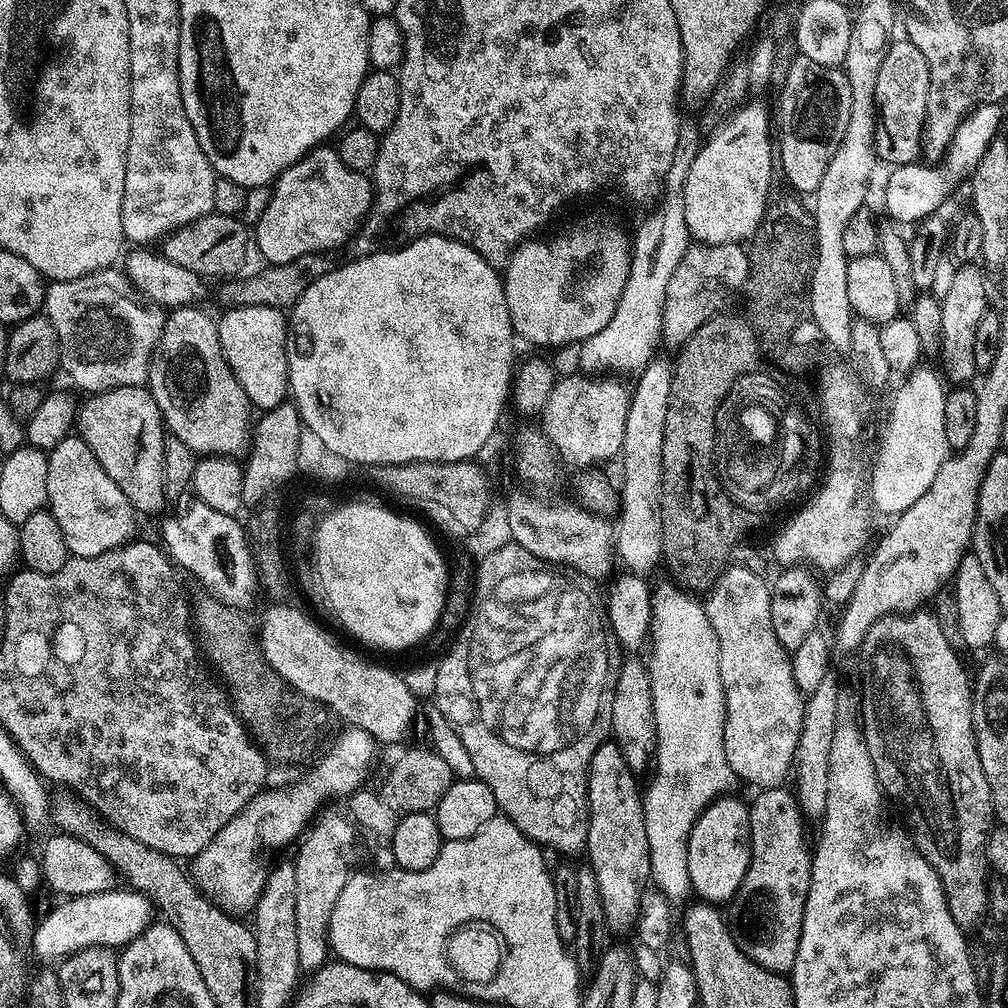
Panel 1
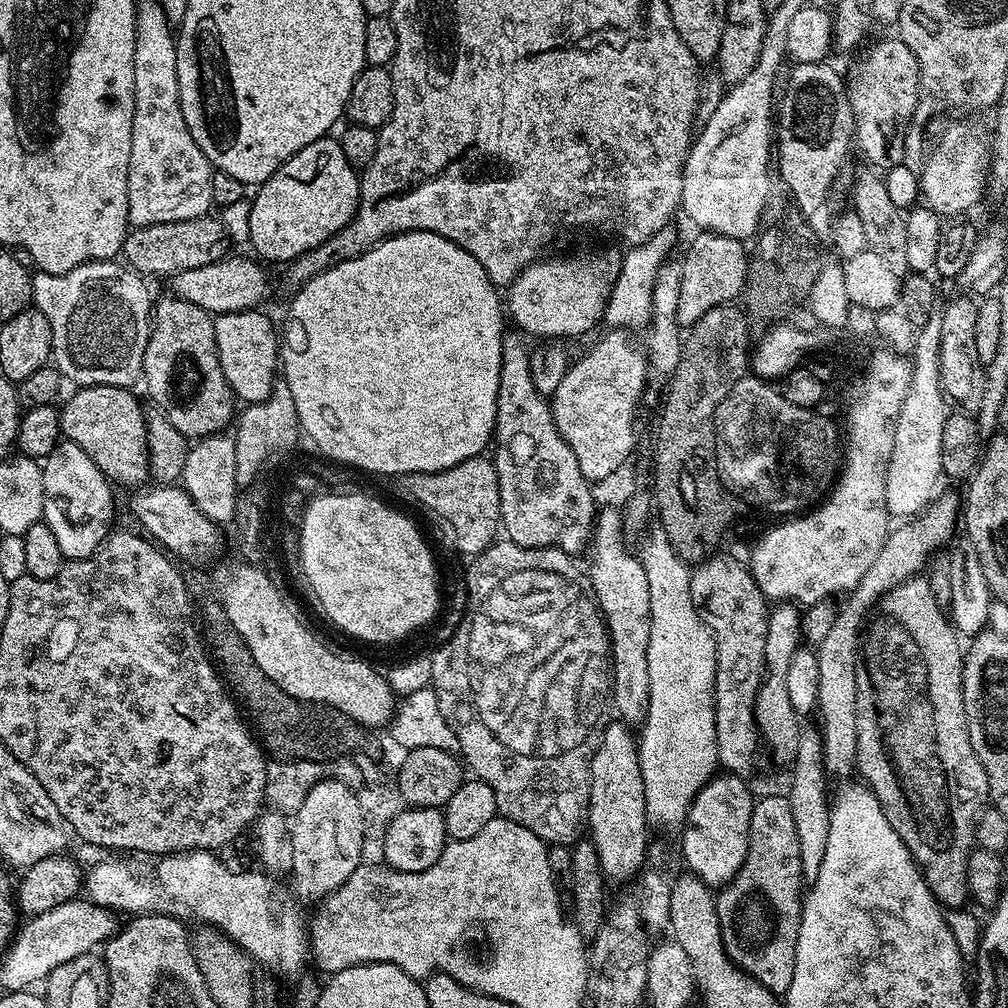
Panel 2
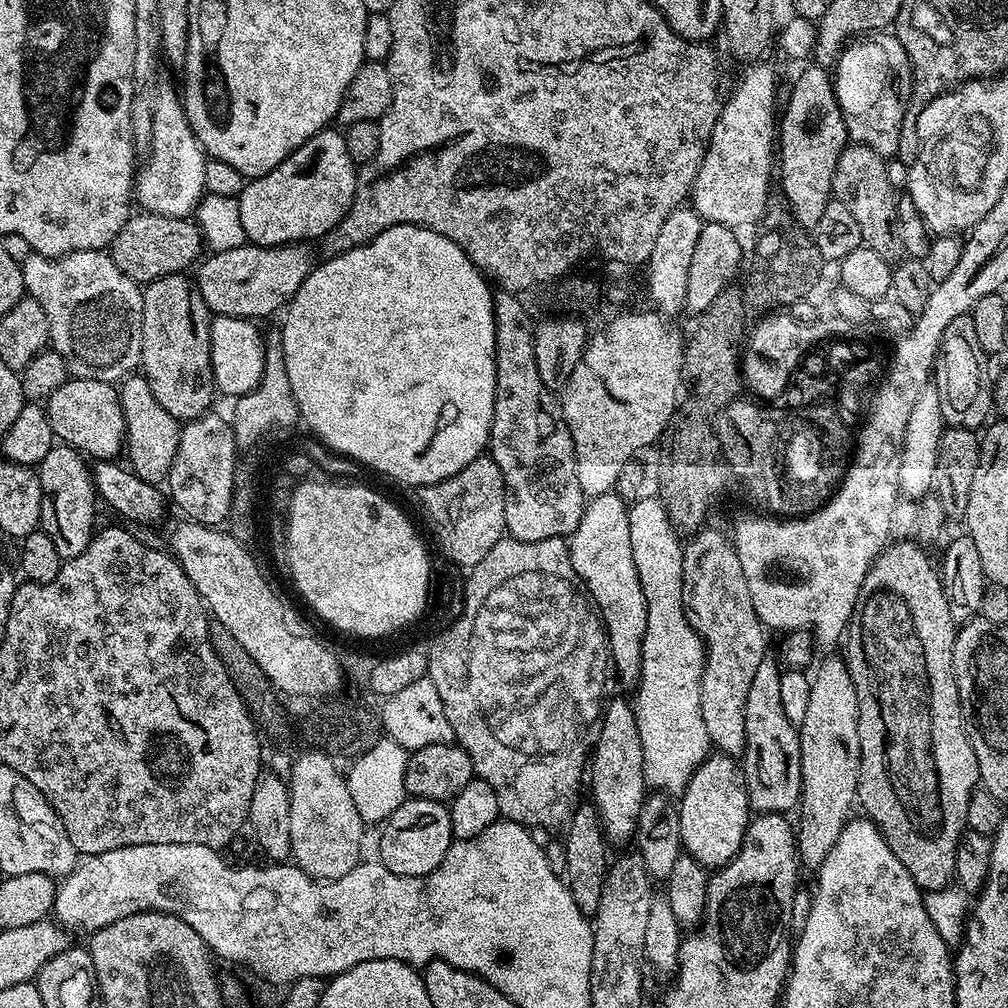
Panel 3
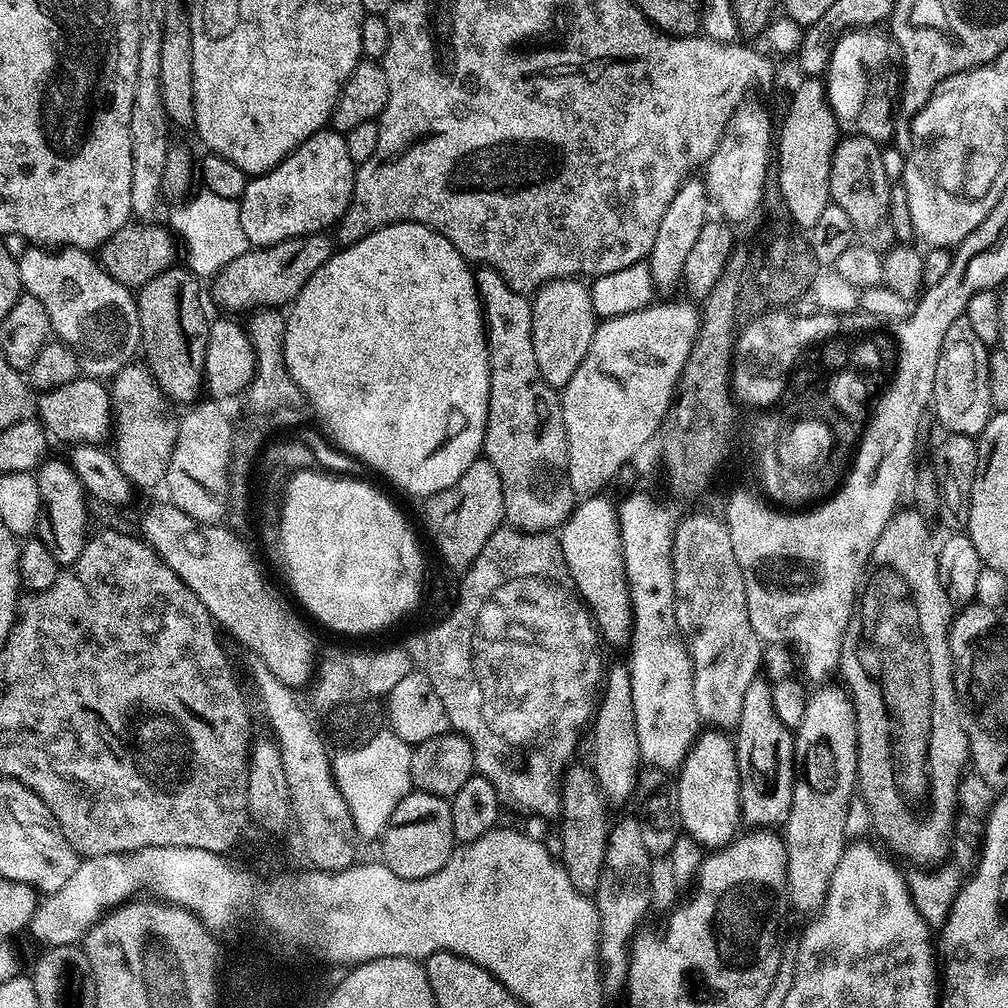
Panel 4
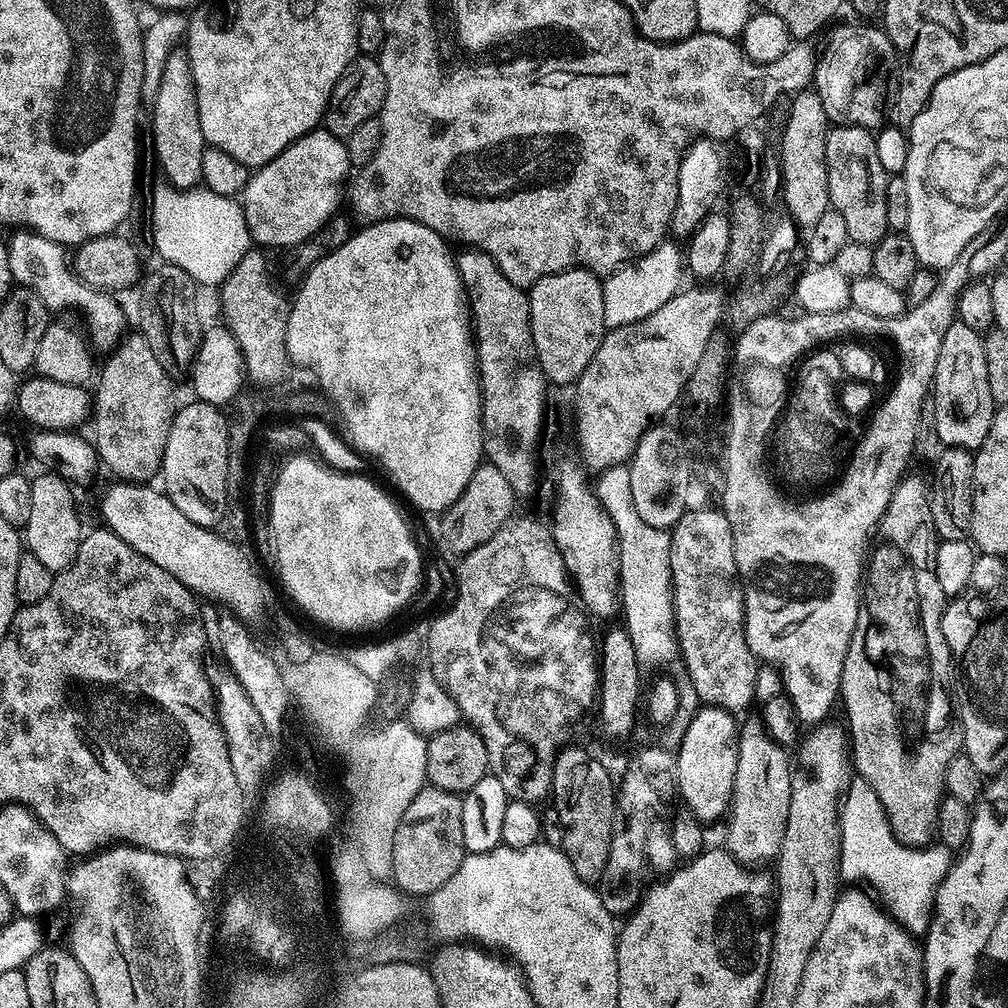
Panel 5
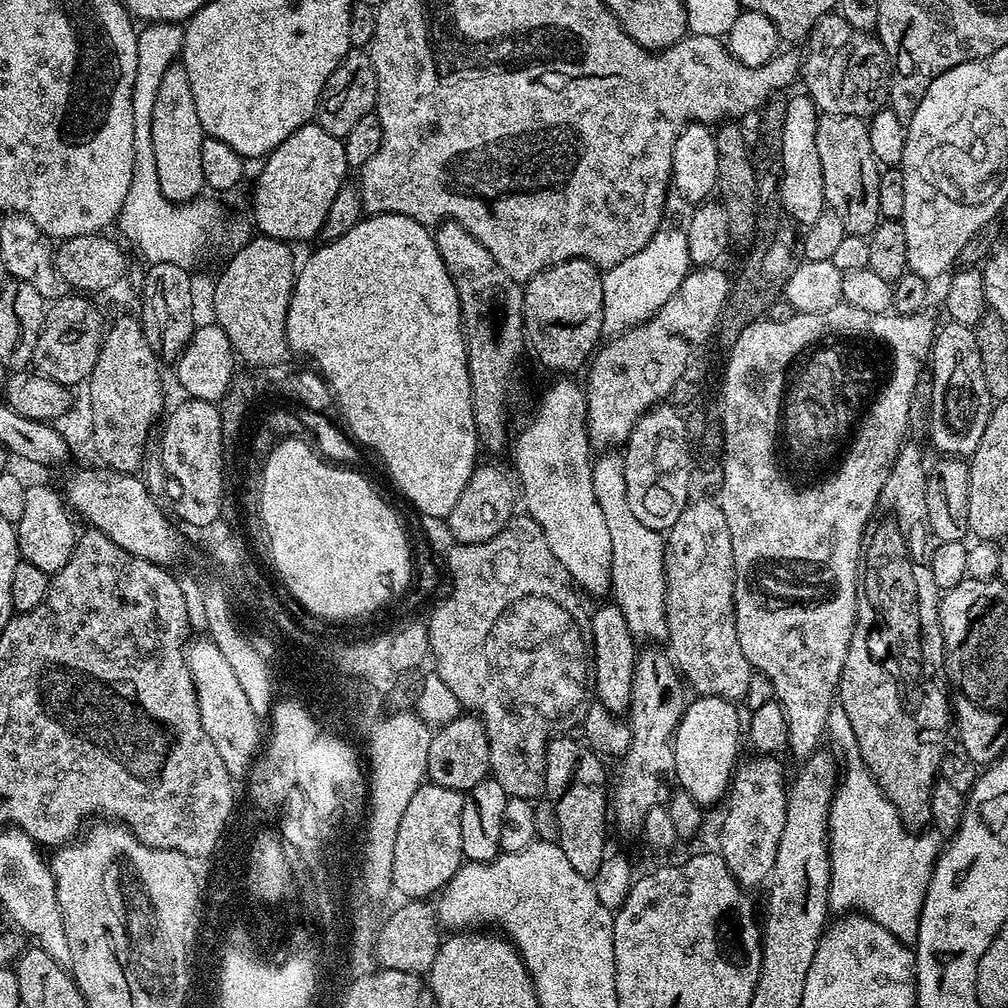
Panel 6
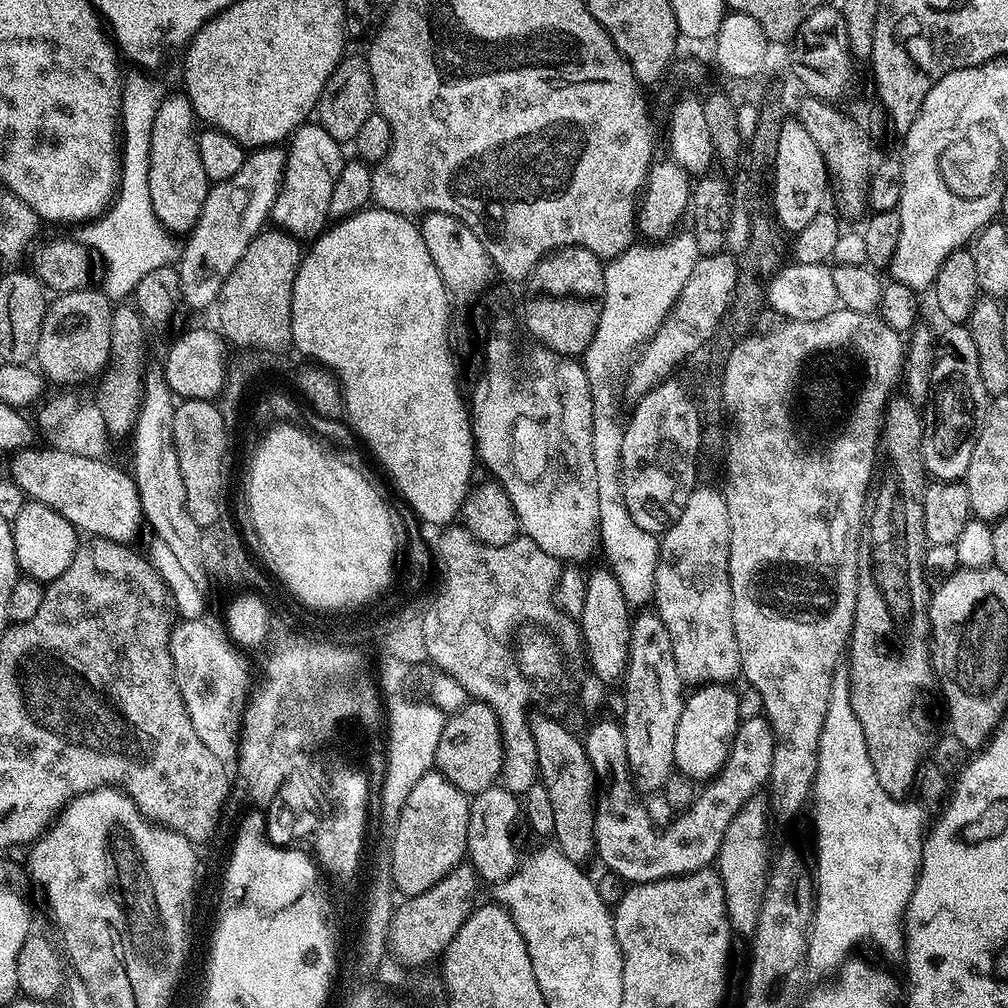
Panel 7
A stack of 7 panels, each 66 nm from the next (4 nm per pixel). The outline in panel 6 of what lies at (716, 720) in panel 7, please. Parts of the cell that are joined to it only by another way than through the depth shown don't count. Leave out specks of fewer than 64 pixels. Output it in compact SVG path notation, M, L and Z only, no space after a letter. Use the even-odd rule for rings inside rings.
M696 696L695 699L685 707L684 717L676 728L676 734L672 738L672 749L674 750L675 783L683 791L694 798L694 802L701 806L716 804L725 799L732 783L732 777L738 767L736 755L740 752L740 716L736 713L737 705L730 700L723 700L717 696Z

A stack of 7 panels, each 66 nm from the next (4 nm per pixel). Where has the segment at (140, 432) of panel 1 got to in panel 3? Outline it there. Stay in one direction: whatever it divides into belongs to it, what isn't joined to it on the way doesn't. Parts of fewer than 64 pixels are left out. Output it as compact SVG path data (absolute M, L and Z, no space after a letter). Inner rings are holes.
M69 378L65 384L58 386L58 390L54 390L54 394L48 396L46 411L50 418L52 435L59 443L67 444L85 457L96 460L115 461L119 452L121 455L125 447L127 424L115 383Z

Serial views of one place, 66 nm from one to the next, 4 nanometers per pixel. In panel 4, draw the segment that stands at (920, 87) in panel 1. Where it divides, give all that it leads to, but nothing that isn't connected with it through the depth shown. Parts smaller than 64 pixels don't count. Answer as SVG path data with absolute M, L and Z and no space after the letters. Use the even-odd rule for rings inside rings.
M875 27L853 28L844 33L834 46L826 73L828 101L836 115L836 124L841 133L850 136L865 136L877 142L888 142L894 136L894 109L902 83L900 49L887 35Z

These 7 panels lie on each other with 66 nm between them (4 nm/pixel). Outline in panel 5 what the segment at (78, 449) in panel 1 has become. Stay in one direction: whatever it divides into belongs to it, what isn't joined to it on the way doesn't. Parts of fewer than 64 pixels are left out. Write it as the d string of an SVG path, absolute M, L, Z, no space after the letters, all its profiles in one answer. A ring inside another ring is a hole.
M47 470L39 474L41 476L31 477L30 518L22 525L22 540L27 551L41 559L42 566L55 574L74 562L82 539L82 527L80 528L80 516L76 513L76 500L72 497L73 489L69 481Z

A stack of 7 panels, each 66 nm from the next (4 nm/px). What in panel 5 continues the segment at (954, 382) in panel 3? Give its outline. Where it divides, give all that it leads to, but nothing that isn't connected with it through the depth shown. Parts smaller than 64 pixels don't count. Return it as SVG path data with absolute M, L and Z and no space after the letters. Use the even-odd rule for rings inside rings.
M953 320L942 338L942 350L938 350L938 366L932 379L930 405L937 422L938 437L950 448L975 450L982 446L986 434L990 434L990 422L994 405L990 394L990 382L986 379L986 354L981 333L970 330L961 320Z

